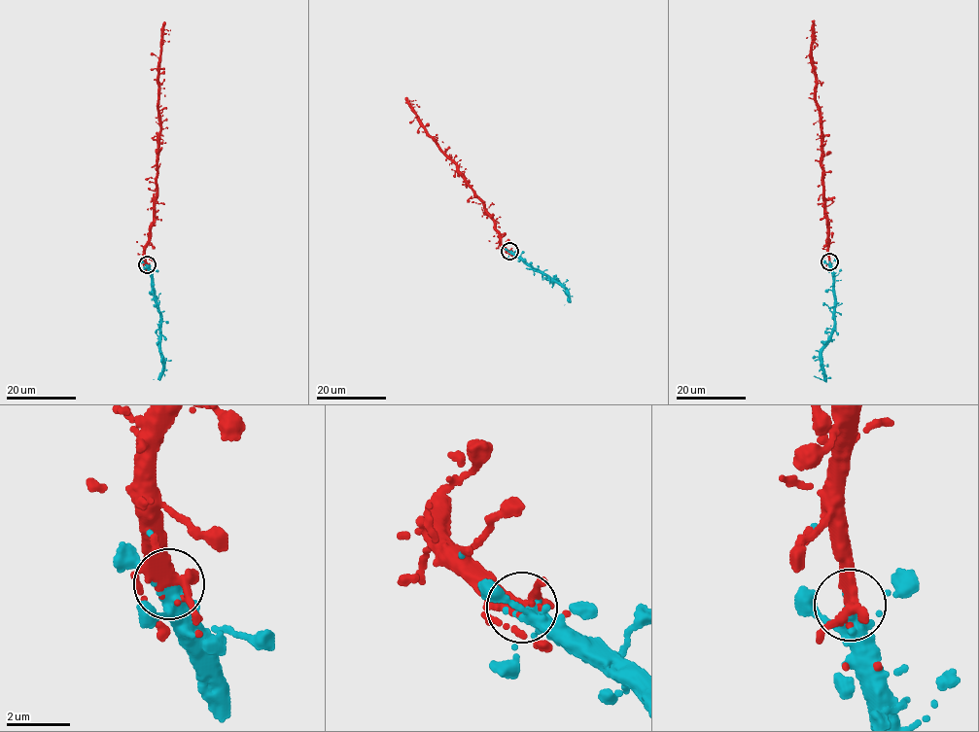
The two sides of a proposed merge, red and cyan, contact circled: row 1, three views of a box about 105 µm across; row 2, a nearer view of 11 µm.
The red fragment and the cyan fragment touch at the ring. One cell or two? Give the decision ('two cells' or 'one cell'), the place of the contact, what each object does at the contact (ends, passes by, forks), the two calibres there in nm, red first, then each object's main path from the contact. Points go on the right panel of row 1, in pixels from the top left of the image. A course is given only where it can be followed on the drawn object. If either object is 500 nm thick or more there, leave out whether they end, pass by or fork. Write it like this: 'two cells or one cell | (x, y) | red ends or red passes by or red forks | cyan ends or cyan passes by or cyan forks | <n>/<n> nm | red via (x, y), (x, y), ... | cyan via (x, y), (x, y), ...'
one cell | (829, 261) | red forks | cyan passes by | 340/360 nm | red via (829, 261), (821, 168), (821, 113), (816, 99), (816, 69), (812, 55), (814, 31) | cyan via (829, 261), (833, 296), (833, 333), (821, 353), (823, 379), (813, 376)

